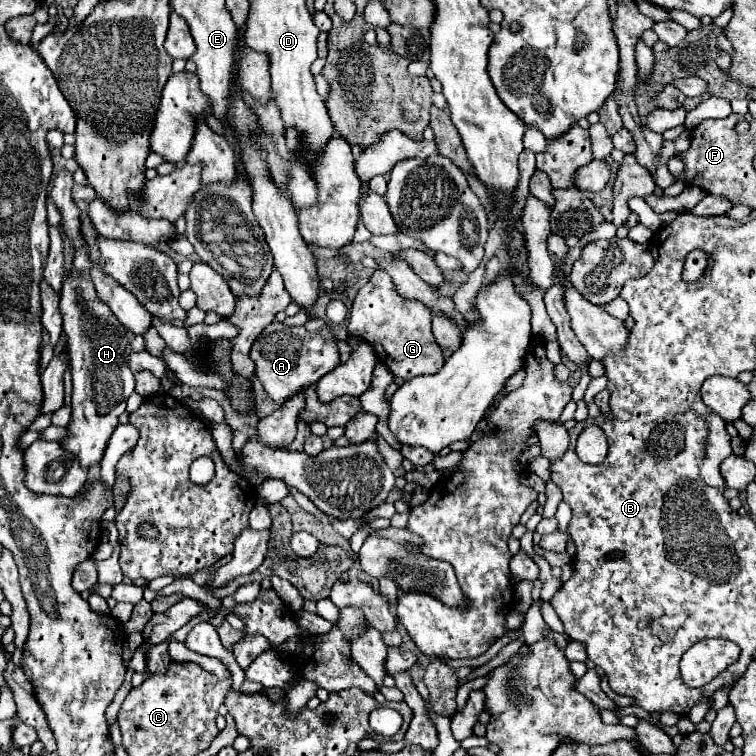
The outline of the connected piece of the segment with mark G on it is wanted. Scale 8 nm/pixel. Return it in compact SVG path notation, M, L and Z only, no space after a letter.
M375 270L353 300L349 334L371 344L379 362L385 364L399 382L405 382L419 374L435 374L443 366L443 352L431 334L431 318L433 314L429 314L421 302L403 300L395 292L393 282L389 282L389 276L385 276L383 270Z

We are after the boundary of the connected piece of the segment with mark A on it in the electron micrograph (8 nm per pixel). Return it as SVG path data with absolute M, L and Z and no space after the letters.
M311 318L303 326L285 326L271 322L251 346L249 358L255 362L255 376L261 380L265 392L277 402L285 402L291 394L315 384L329 370L339 366L337 338L329 322Z

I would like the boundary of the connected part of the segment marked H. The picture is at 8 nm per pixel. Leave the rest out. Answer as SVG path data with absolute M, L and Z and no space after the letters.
M61 170L55 176L51 186L51 198L61 212L63 234L73 242L73 248L75 248L73 268L71 268L71 274L65 276L63 280L61 302L59 302L59 310L63 316L63 330L67 332L67 350L69 350L71 374L73 374L73 402L71 402L73 420L67 426L69 438L63 440L63 448L71 454L77 454L81 460L81 466L89 468L103 458L105 446L113 430L119 426L117 418L121 416L121 412L125 412L127 398L135 390L135 378L127 366L127 356L131 354L131 342L135 336L133 332L129 332L125 326L117 322L109 306L103 304L95 294L95 288L89 276L91 272L89 246L81 234L79 208L75 206L71 198L71 186L73 186L73 178L71 178L71 172L67 170Z

